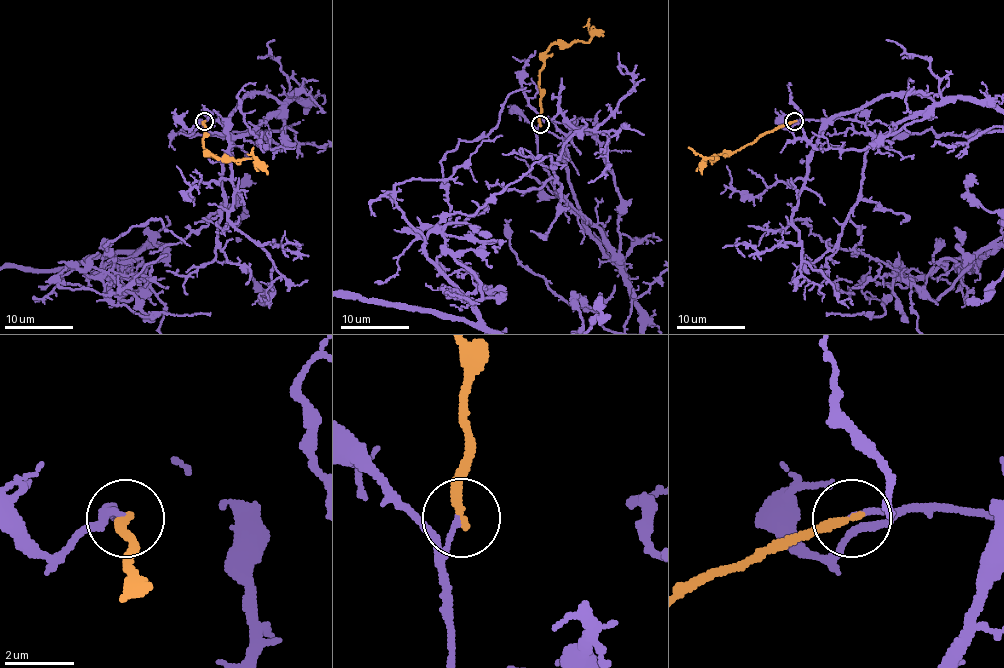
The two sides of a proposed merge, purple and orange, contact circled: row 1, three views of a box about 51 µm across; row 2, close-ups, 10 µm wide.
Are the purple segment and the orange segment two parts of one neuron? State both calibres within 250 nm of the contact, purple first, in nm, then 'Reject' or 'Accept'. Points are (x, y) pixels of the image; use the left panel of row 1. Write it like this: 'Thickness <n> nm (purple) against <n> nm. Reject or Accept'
Thickness 160 nm (purple) against 240 nm. Reject

